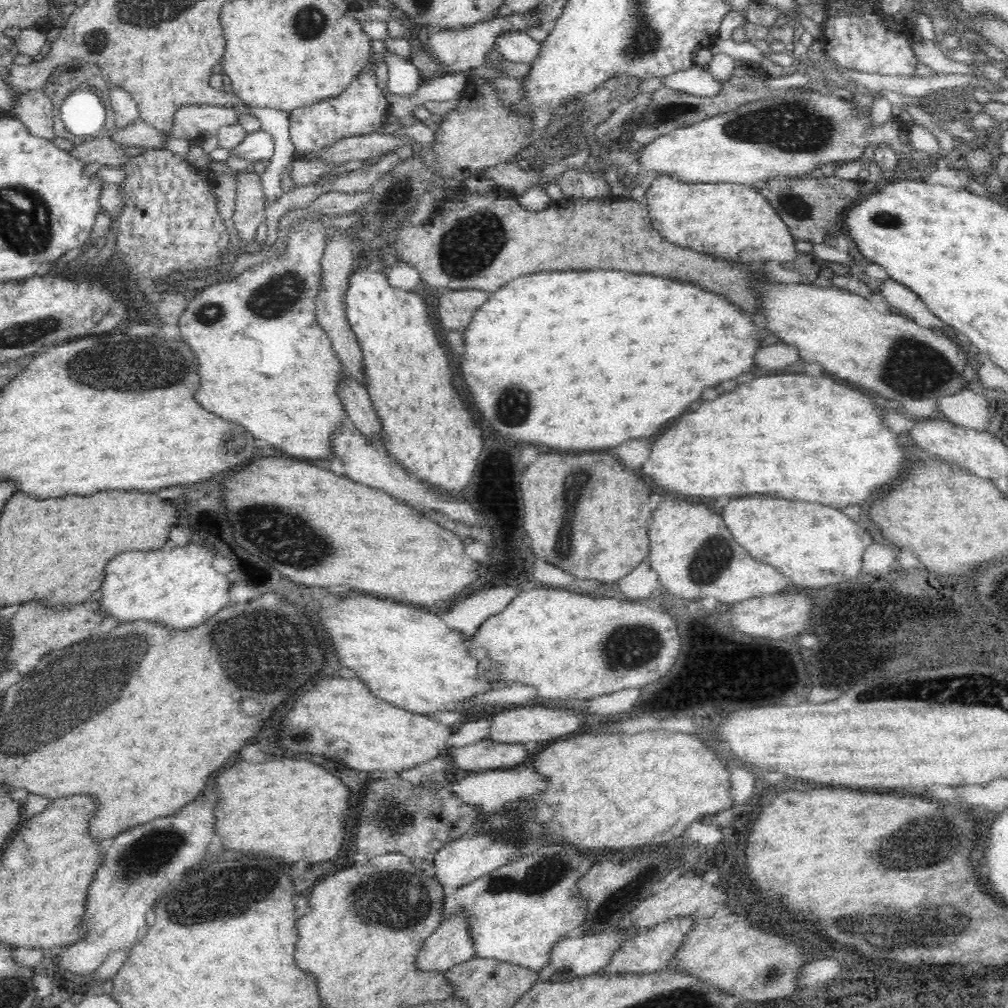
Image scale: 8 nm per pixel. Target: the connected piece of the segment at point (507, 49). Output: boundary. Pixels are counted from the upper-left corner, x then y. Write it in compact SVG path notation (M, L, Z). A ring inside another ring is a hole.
M510 30L496 38L496 50L506 60L512 62L534 62L540 52L541 42L525 32Z

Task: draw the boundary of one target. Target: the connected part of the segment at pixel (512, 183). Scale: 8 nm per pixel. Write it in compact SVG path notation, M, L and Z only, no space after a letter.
M516 162L498 163L496 166L482 170L481 174L493 179L496 186L509 193L520 194L538 184L539 172L536 168L525 171Z

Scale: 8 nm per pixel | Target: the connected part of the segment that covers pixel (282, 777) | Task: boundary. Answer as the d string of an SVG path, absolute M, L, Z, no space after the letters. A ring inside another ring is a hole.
M276 758L258 764L238 762L216 778L222 794L214 822L230 850L268 852L288 864L334 858L346 838L350 788L310 760Z

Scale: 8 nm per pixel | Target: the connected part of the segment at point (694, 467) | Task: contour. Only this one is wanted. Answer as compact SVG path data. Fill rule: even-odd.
M786 374L786 376L760 376L760 378L756 378L748 384L740 384L738 388L734 388L734 392L728 392L728 394L716 398L714 402L702 402L702 406L696 412L688 412L688 414L680 416L678 420L674 420L672 426L654 442L652 454L650 454L648 462L642 464L639 474L644 472L646 476L652 476L654 480L658 480L656 484L662 486L664 490L668 488L668 494L702 496L702 498L726 496L726 494L728 496L774 494L774 497L780 496L780 498L791 501L819 502L823 505L842 509L853 504L861 505L866 500L870 500L872 494L876 494L884 486L889 488L892 484L895 484L902 475L902 468L904 468L906 462L902 447L898 446L898 436L888 426L884 426L882 408L870 396L864 396L858 390L846 388L846 386L838 384L836 380L832 380L832 378Z

